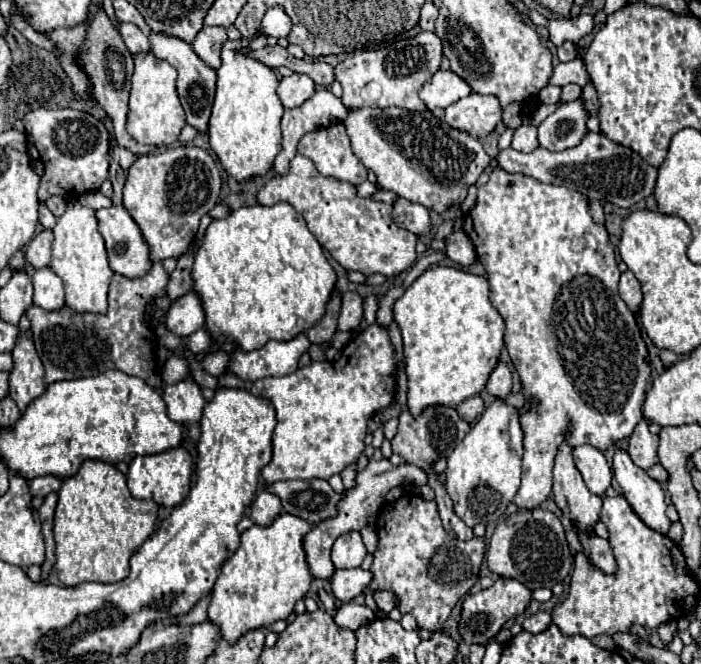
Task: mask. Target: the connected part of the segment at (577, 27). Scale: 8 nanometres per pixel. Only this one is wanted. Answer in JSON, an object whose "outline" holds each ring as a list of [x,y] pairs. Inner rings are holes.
{"outline":[[[580,14],[576,20],[572,18],[552,18],[548,24],[550,40],[560,46],[564,42],[578,42],[582,36],[594,30],[594,18],[590,14]]]}

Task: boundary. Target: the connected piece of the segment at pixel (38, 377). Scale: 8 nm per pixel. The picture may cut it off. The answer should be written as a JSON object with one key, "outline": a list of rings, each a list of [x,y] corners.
{"outline":[[[20,332],[16,340],[16,348],[12,350],[14,368],[10,370],[10,398],[24,410],[34,398],[38,398],[44,386],[44,366],[40,356],[36,354],[32,332]]]}

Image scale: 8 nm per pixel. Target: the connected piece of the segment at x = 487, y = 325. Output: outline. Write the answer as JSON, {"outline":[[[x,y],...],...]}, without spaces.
{"outline":[[[436,266],[428,268],[394,304],[394,320],[402,332],[404,362],[408,376],[408,412],[418,416],[428,406],[452,406],[468,400],[484,390],[490,372],[498,364],[504,346],[504,320],[488,298],[488,280],[456,268]]]}

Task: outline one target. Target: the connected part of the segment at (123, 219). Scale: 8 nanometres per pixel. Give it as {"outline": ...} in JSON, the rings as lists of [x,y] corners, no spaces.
{"outline":[[[124,206],[96,210],[98,230],[106,242],[110,268],[122,276],[144,276],[152,262],[140,228]]]}

